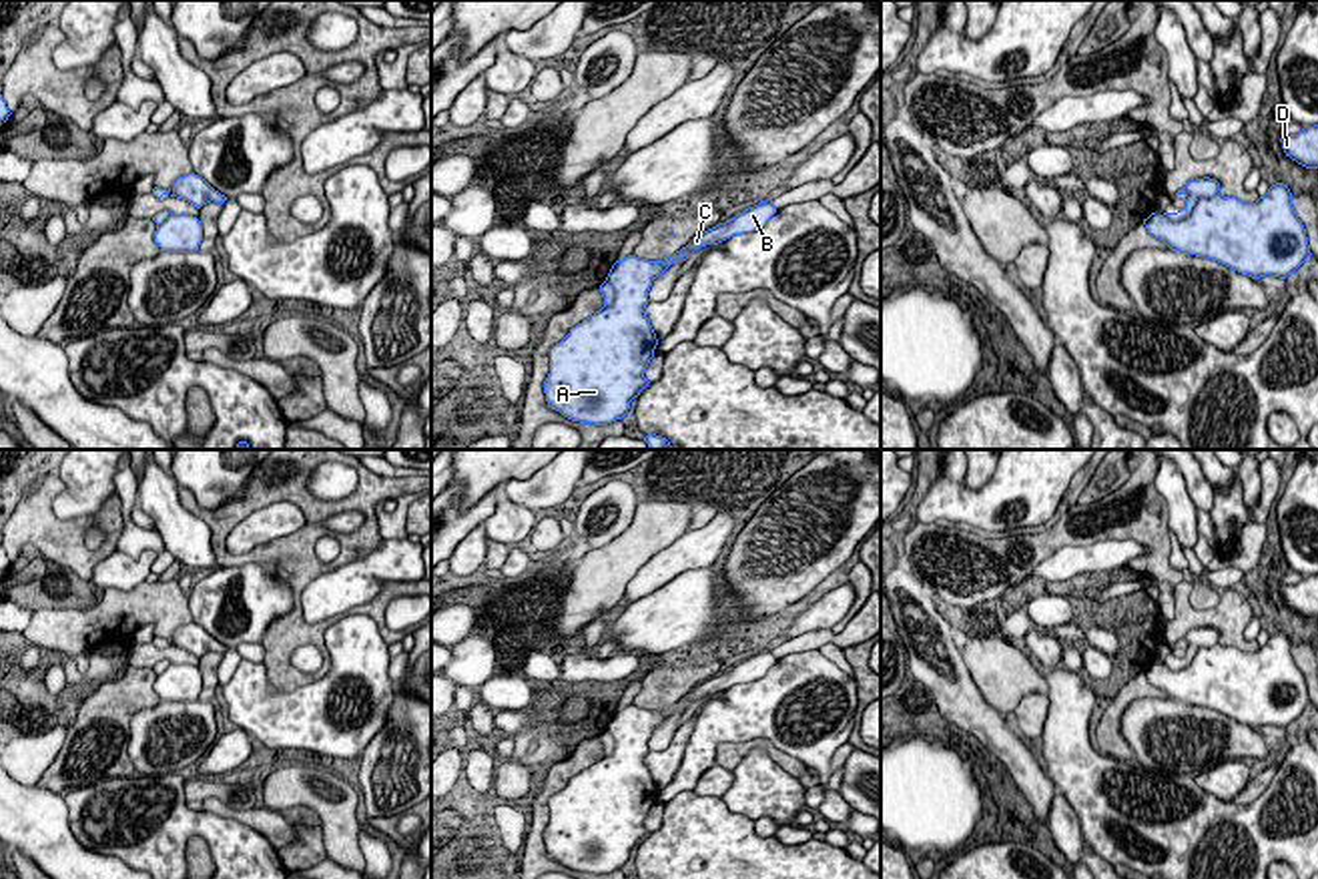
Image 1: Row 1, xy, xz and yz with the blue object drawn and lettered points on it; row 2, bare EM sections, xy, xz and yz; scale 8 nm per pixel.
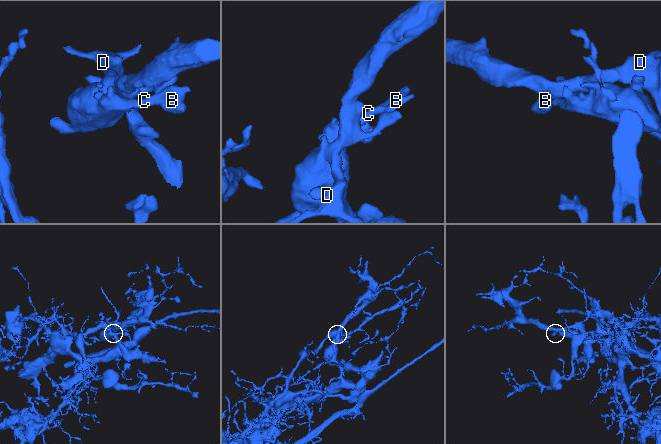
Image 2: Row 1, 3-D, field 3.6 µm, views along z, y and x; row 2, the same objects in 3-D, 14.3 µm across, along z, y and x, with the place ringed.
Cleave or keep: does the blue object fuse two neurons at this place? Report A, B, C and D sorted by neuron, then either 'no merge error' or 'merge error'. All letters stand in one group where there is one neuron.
groups A B C / D; merge error

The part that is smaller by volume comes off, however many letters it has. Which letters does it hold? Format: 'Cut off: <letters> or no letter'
Cut off: A, B, C

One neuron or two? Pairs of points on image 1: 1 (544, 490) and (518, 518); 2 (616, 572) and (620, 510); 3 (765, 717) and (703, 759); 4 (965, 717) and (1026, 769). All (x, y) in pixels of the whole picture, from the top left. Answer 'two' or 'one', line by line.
1: two
2: two
3: one
4: one

